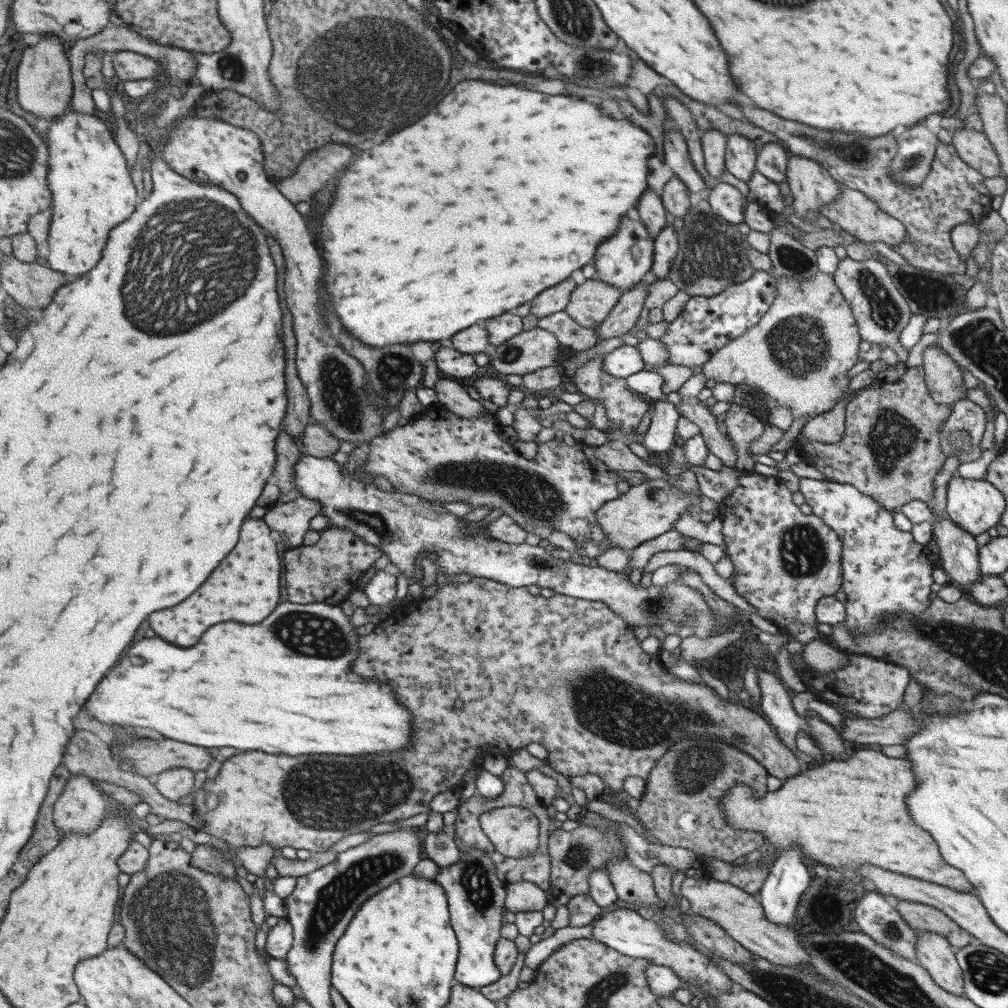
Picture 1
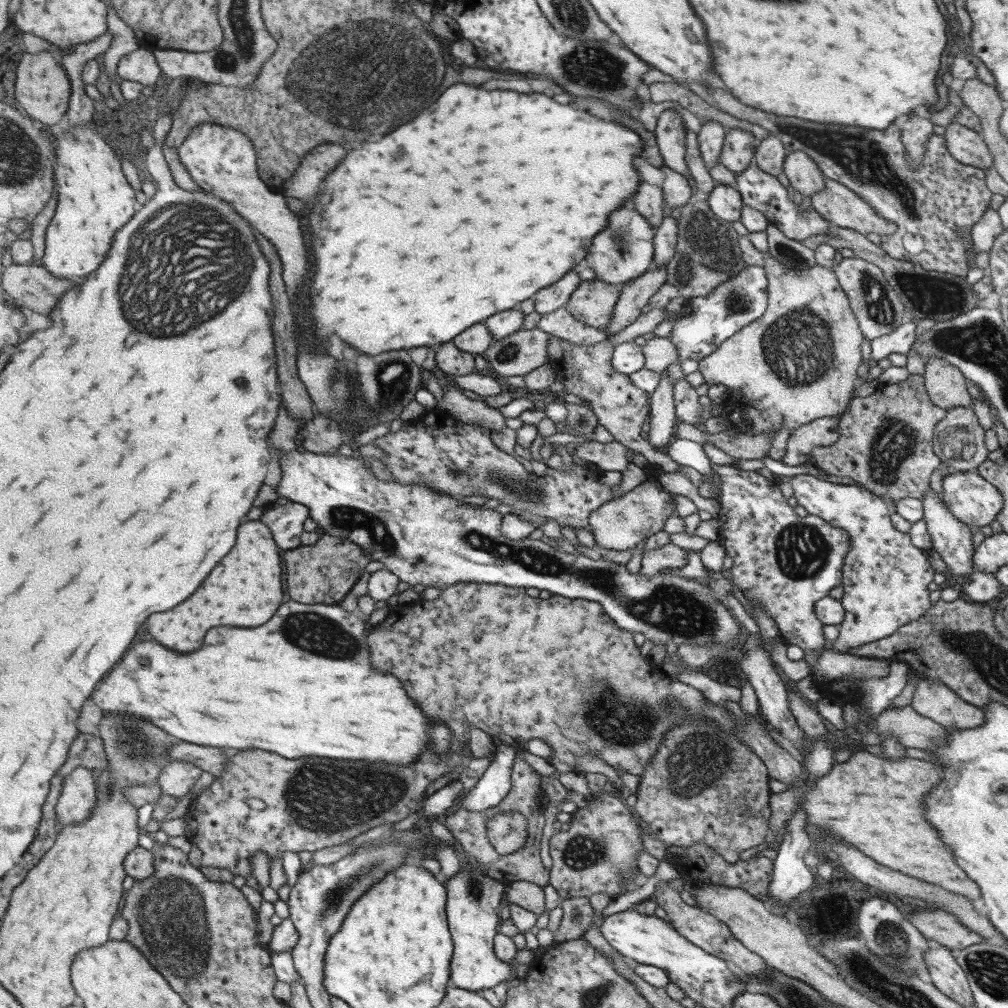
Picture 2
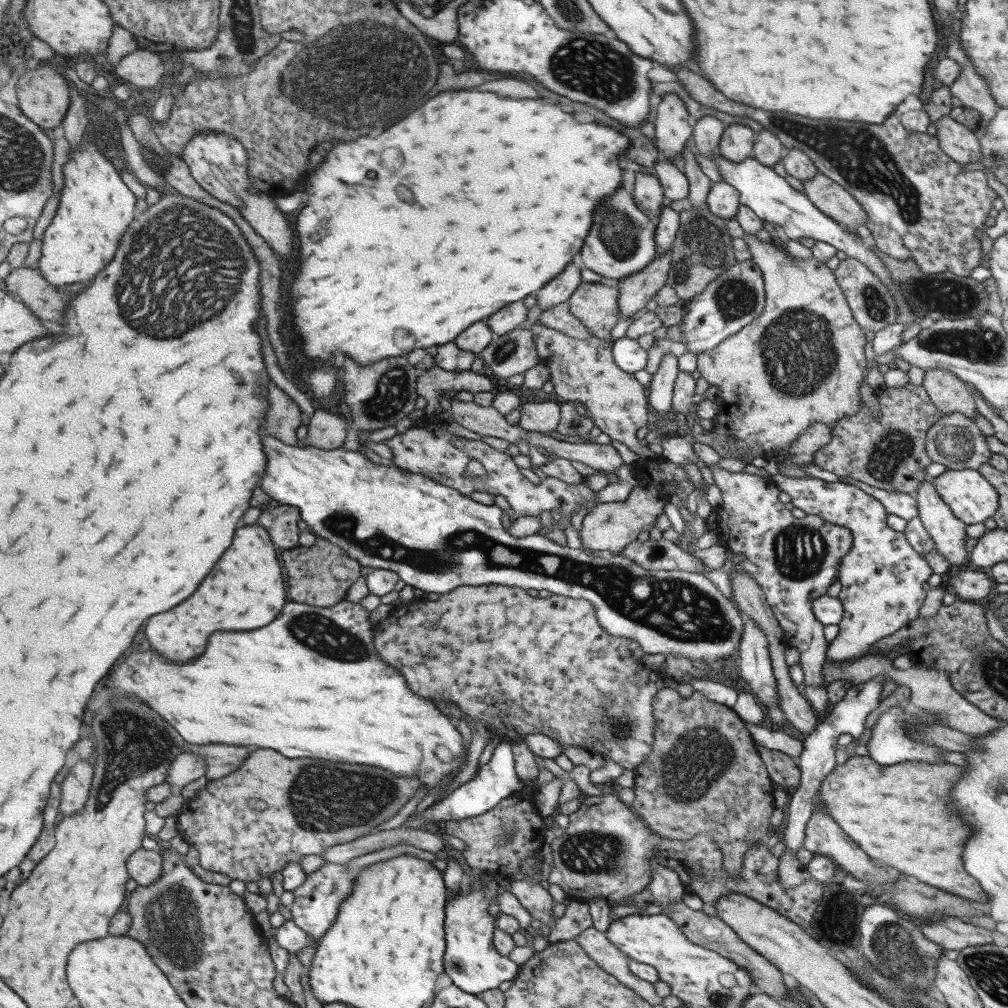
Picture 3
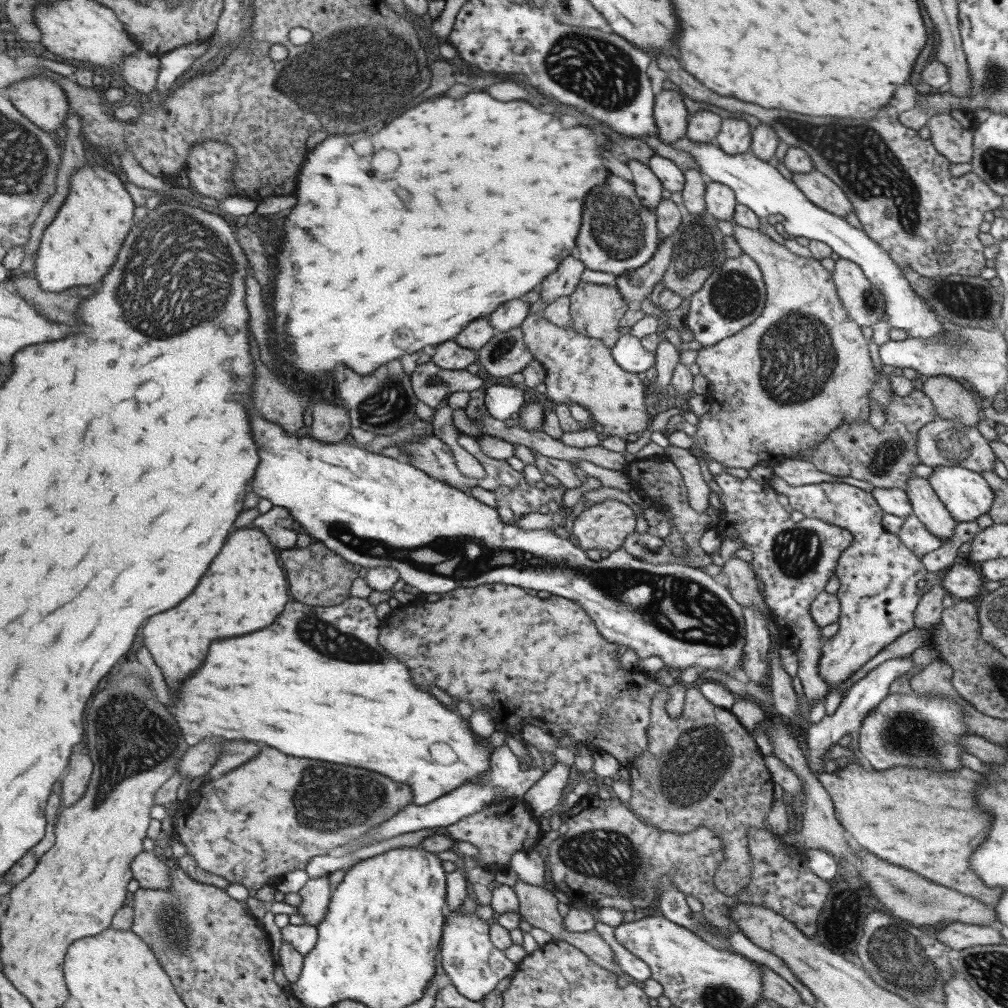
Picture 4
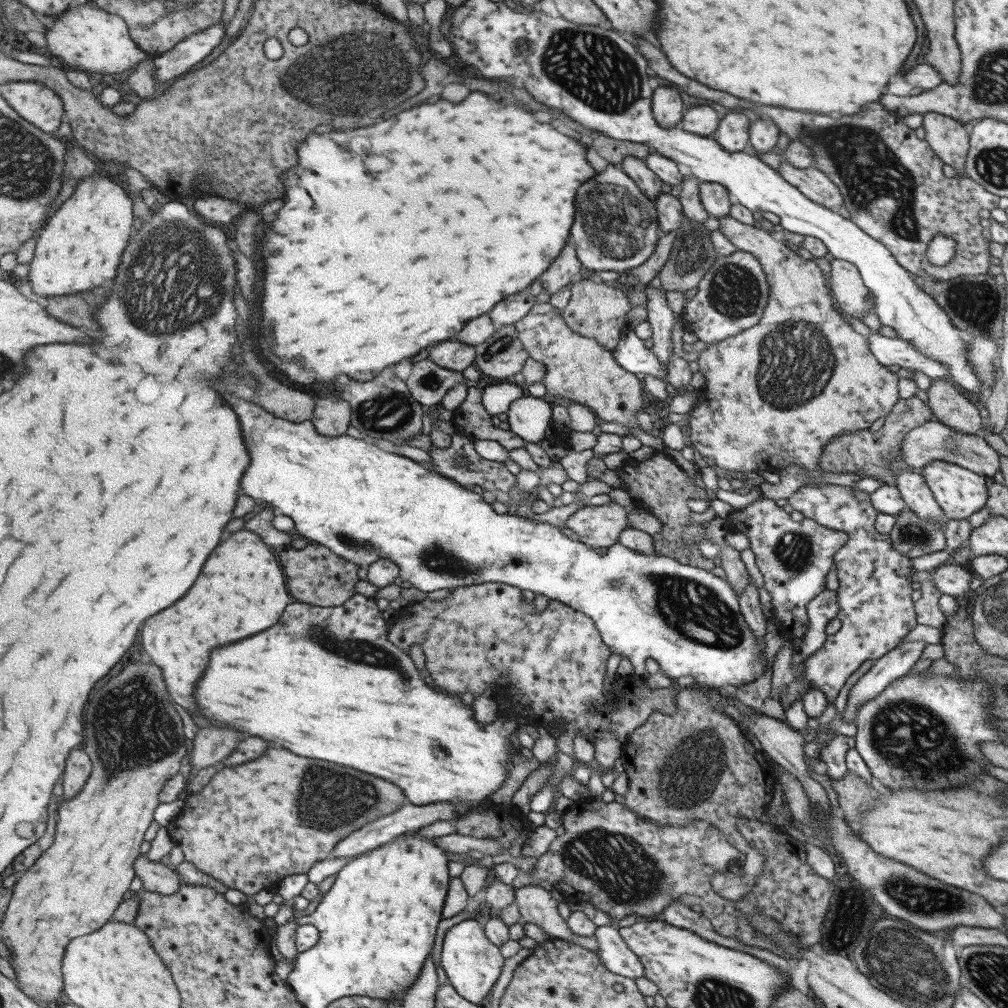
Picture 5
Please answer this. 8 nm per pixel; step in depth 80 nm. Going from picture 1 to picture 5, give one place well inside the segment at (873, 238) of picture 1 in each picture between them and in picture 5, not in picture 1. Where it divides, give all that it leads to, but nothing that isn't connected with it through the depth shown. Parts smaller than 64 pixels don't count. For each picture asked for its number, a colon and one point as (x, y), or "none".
2: (837, 204)
3: (832, 200)
4: (821, 191)
5: (810, 181)

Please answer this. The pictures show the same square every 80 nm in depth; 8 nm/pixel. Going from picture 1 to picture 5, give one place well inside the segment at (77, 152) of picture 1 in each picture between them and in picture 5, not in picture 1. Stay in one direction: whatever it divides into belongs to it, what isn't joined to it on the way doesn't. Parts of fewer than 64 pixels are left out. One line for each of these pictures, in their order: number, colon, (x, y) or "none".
2: (95, 199)
3: (97, 206)
4: (79, 247)
5: (80, 248)

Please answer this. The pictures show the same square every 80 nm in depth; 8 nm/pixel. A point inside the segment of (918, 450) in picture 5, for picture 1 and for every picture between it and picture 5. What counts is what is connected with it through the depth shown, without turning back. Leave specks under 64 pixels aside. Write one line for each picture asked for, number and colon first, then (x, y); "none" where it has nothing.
1: (962, 430)
2: (958, 440)
3: (953, 440)
4: (942, 442)

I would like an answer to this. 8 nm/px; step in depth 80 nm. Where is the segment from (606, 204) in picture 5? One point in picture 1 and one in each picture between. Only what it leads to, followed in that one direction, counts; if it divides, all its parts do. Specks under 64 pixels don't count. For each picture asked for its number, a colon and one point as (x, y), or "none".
1: (622, 261)
2: (623, 251)
3: (621, 243)
4: (630, 237)

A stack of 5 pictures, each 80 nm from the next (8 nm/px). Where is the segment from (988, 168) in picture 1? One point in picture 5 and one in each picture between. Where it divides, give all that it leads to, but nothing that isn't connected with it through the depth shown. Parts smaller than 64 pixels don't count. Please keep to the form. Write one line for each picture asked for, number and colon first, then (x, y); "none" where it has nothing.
2: (965, 145)
3: (954, 140)
4: (947, 136)
5: (948, 139)

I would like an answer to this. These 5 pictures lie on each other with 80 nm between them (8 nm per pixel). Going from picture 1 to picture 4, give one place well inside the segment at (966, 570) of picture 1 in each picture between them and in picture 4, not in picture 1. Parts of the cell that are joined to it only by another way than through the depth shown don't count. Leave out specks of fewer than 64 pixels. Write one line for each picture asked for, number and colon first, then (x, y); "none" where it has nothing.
2: (950, 539)
3: (948, 534)
4: (925, 506)

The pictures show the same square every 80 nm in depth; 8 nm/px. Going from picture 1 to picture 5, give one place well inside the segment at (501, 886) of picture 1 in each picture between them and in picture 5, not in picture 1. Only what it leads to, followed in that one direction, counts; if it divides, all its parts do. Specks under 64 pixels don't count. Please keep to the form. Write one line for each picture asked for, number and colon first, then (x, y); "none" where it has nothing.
2: (474, 896)
3: (474, 964)
4: (474, 964)
5: (473, 964)

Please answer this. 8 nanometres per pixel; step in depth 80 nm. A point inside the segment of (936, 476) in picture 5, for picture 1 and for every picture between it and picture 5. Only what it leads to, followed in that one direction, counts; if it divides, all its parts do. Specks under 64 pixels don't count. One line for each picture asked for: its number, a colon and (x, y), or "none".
1: (975, 506)
2: (970, 499)
3: (970, 499)
4: (965, 494)

